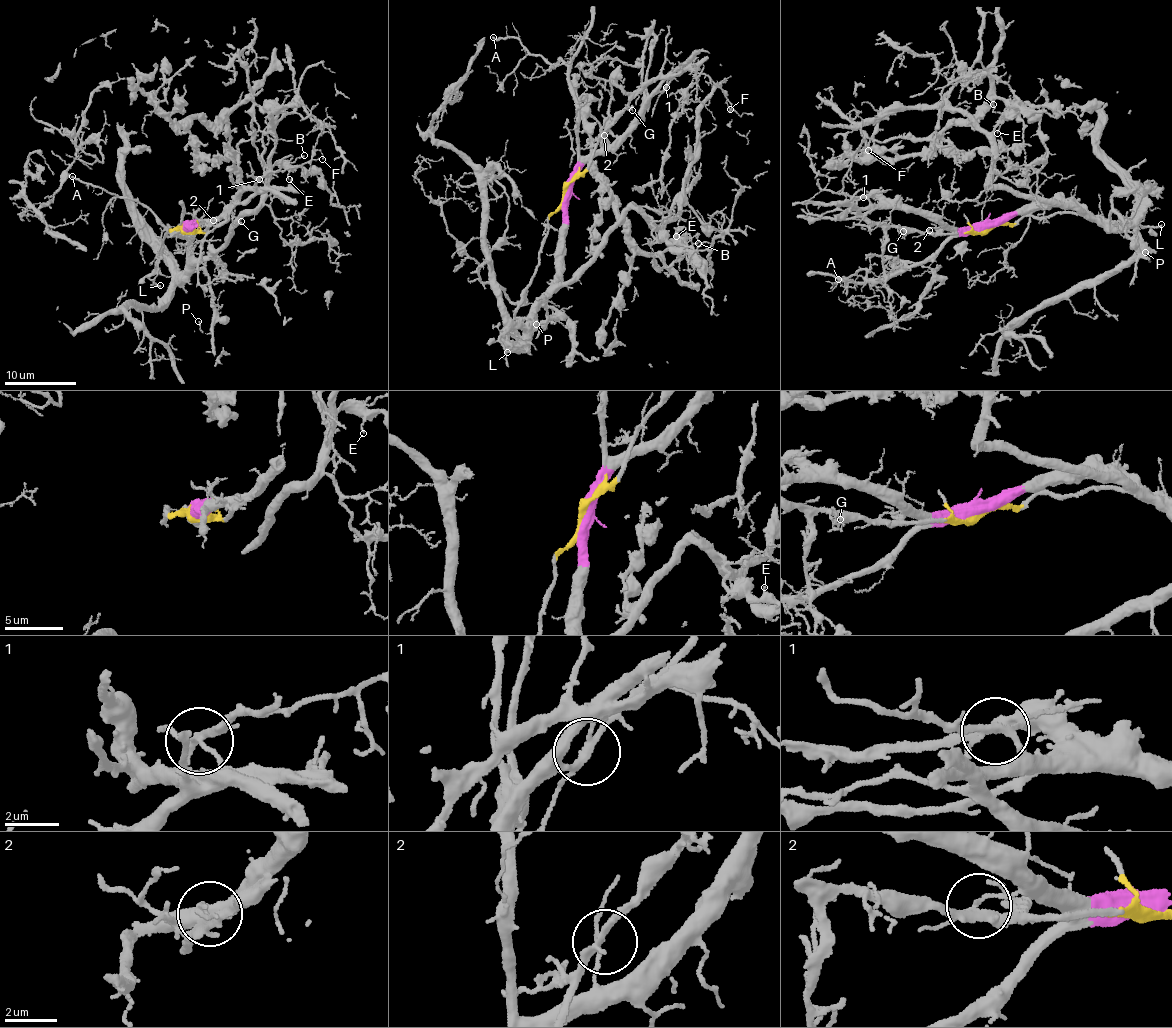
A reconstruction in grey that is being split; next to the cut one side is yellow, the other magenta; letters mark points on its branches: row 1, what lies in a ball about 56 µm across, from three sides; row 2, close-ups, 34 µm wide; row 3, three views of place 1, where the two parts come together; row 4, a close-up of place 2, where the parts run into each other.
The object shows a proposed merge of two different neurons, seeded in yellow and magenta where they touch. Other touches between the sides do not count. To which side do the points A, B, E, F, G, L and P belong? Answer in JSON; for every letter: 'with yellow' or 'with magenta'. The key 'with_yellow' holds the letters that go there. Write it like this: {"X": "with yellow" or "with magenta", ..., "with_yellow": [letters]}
{"A": "with magenta", "B": "with magenta", "E": "with magenta", "F": "with magenta", "G": "with yellow", "L": "with yellow", "P": "with magenta", "with_yellow": ["G", "L"]}

